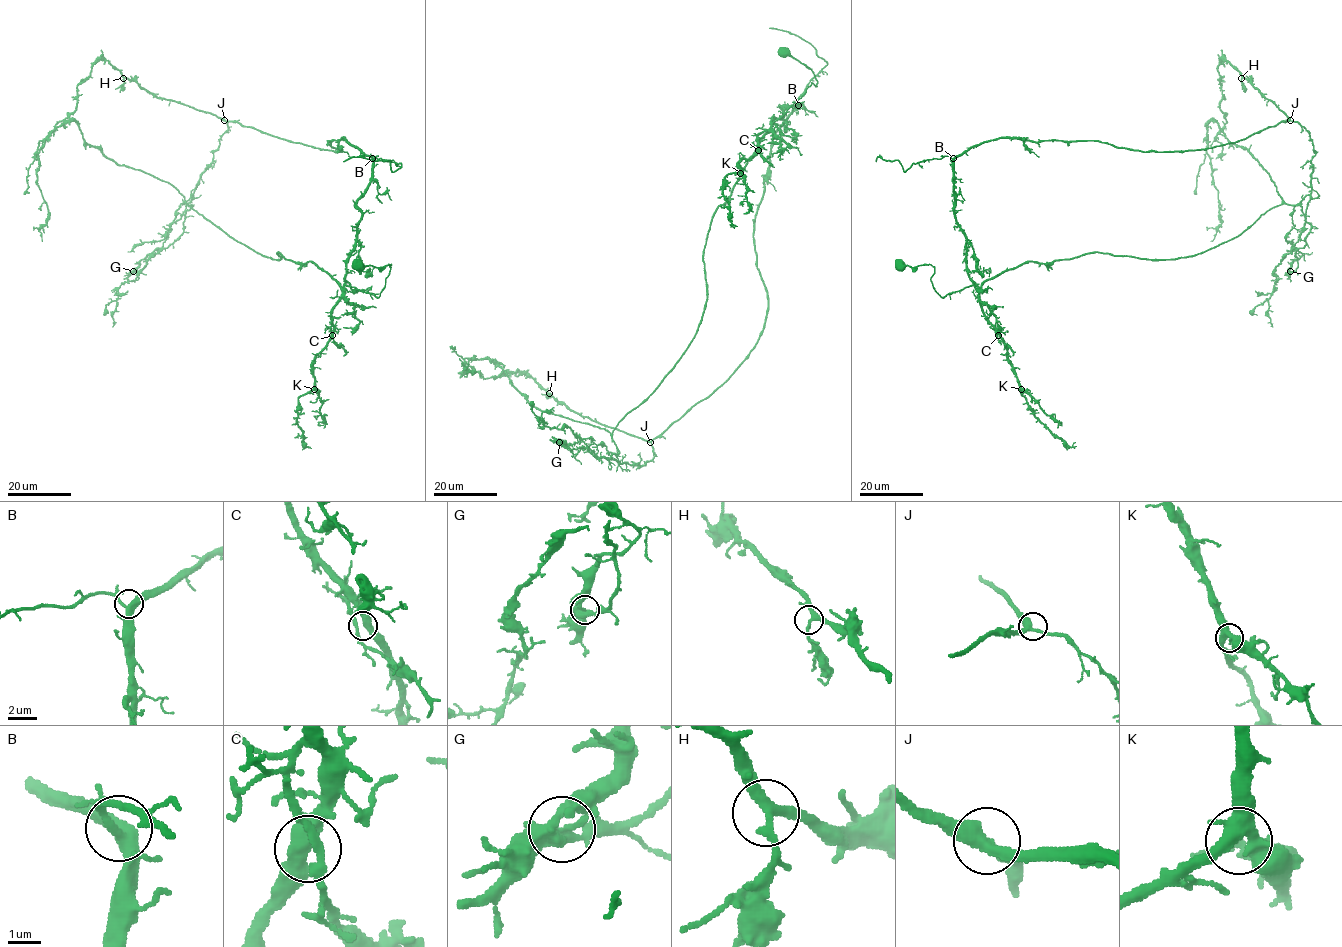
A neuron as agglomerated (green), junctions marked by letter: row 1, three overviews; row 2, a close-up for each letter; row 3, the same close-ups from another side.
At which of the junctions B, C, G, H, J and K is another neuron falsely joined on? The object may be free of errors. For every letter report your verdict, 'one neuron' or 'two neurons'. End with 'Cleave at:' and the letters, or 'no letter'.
B: one neuron
C: one neuron
G: two neurons
H: one neuron
J: one neuron
K: one neuron
Cleave at: G

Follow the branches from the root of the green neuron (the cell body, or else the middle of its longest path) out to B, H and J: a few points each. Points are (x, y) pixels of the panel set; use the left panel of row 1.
B: (357, 265), (391, 265), (378, 297), (345, 284), (347, 257), (361, 216), (356, 199), (370, 181), (372, 158)
H: (357, 265), (391, 265), (378, 297), (345, 284), (371, 157), (123, 78)
J: (357, 265), (391, 265), (378, 297), (345, 284), (373, 160), (344, 137), (327, 140), (334, 152), (224, 120)

